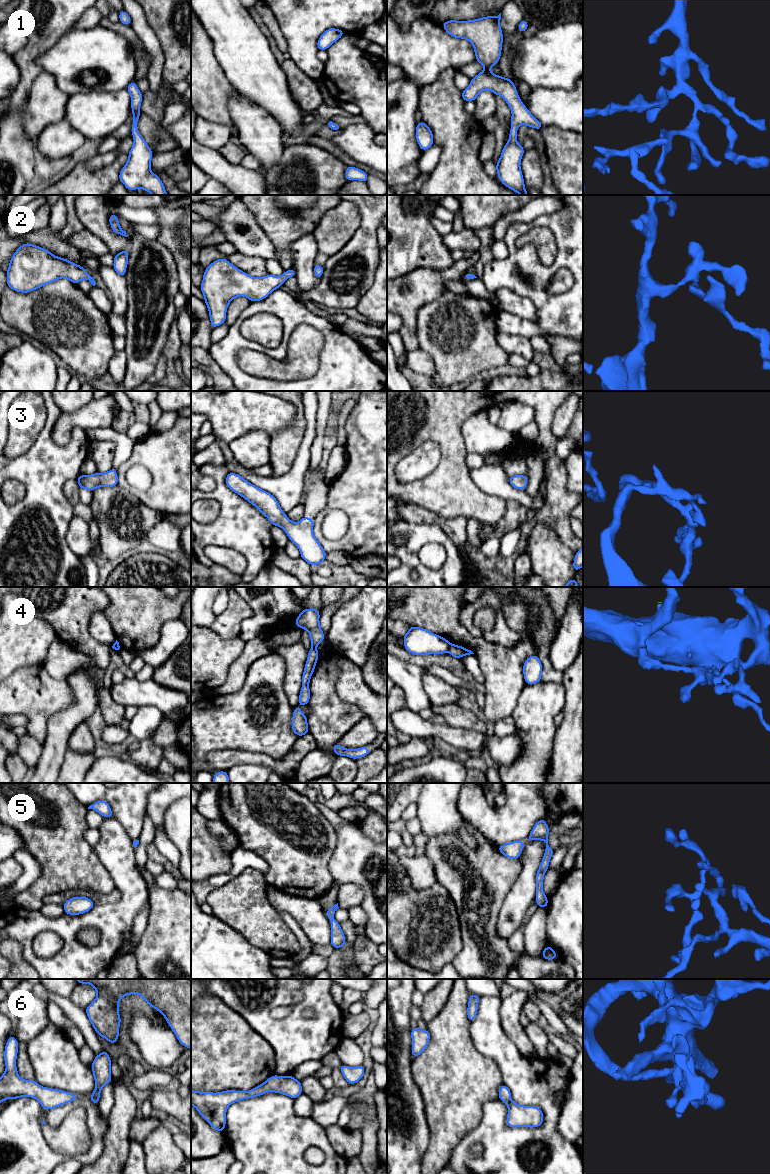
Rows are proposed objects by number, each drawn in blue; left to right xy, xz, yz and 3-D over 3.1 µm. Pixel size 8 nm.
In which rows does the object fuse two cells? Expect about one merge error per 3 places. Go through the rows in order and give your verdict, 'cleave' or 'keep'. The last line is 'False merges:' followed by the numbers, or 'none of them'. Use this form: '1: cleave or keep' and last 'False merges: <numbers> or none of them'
1: keep
2: keep
3: keep
4: cleave
5: keep
6: keep
False merges: 4

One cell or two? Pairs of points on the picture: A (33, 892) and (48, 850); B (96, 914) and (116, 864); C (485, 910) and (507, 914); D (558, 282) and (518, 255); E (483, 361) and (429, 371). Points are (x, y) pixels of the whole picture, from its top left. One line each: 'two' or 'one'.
A: one
B: one
C: two
D: two
E: two

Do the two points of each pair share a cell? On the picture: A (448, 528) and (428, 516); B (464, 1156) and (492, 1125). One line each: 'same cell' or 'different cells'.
A: same cell
B: same cell

